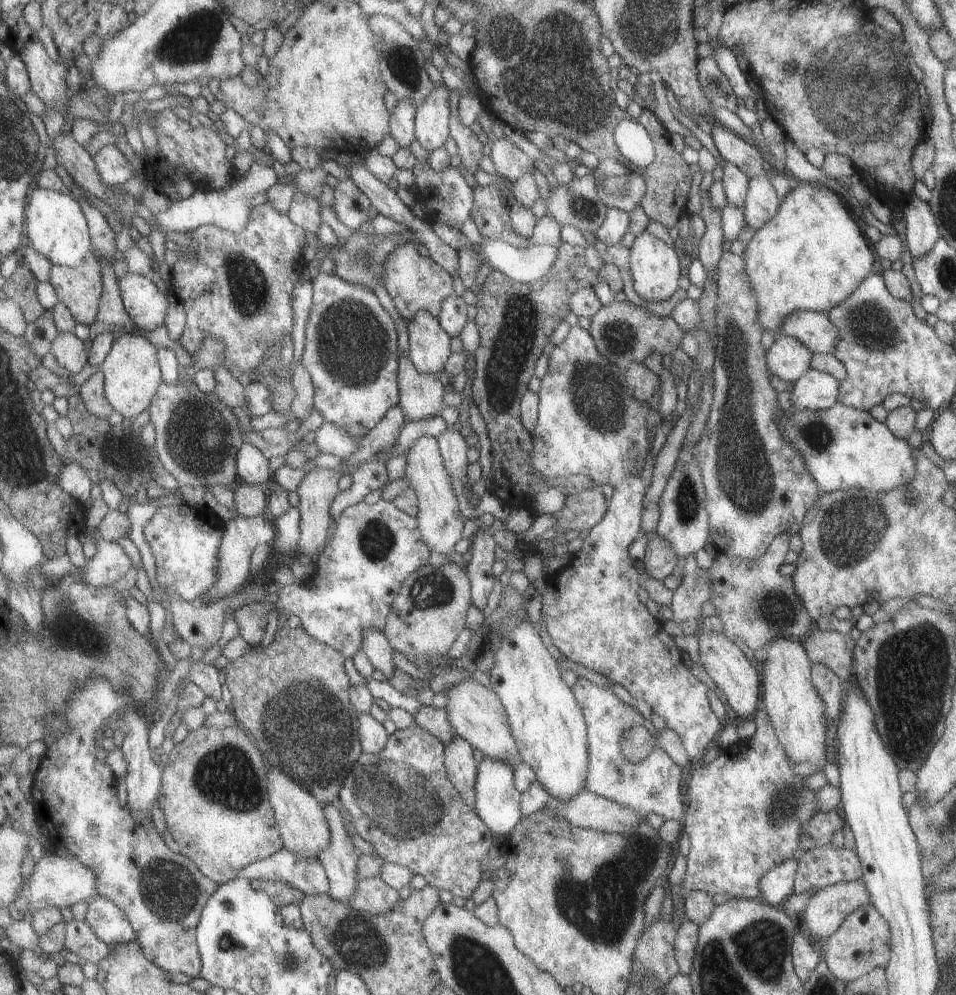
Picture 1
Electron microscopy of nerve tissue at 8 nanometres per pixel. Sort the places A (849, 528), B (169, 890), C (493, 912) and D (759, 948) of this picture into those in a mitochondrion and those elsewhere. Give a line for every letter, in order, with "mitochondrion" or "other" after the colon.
A: mitochondrion
B: mitochondrion
C: other
D: mitochondrion

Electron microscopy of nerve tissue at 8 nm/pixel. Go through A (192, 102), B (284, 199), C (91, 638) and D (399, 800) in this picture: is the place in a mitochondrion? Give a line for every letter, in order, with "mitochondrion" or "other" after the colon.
A: other
B: other
C: mitochondrion
D: mitochondrion

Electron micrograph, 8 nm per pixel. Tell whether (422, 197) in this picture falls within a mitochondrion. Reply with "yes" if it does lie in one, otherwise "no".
no

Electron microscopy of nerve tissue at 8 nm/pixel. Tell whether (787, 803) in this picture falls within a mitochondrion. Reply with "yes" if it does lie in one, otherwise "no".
yes

